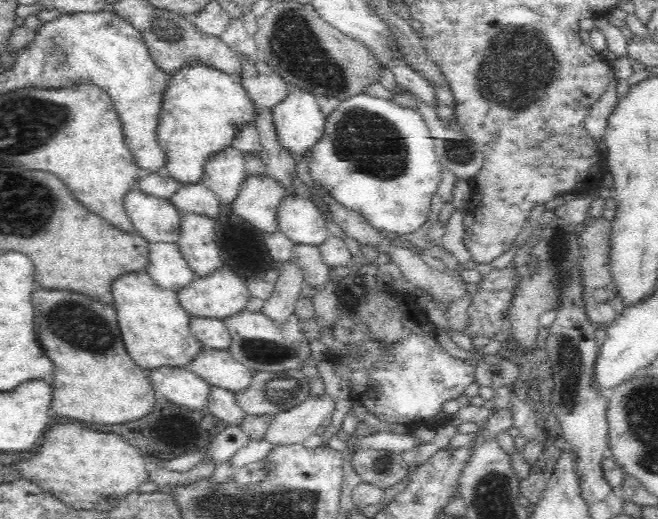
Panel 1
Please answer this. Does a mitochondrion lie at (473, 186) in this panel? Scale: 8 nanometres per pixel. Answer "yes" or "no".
no

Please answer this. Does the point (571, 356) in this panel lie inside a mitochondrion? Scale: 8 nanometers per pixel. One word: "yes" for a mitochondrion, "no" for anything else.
yes

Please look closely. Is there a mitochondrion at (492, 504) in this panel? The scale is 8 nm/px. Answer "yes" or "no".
yes

